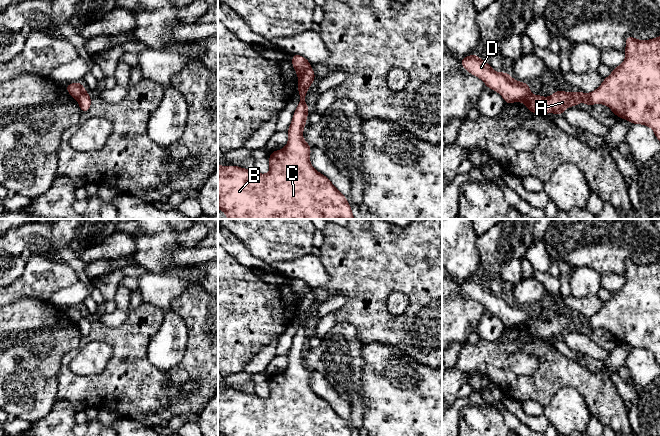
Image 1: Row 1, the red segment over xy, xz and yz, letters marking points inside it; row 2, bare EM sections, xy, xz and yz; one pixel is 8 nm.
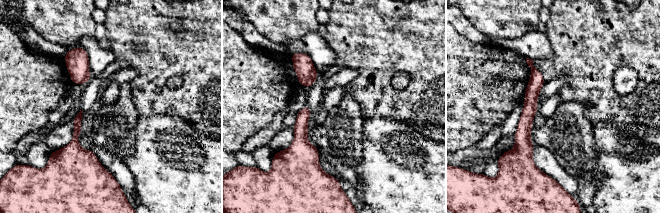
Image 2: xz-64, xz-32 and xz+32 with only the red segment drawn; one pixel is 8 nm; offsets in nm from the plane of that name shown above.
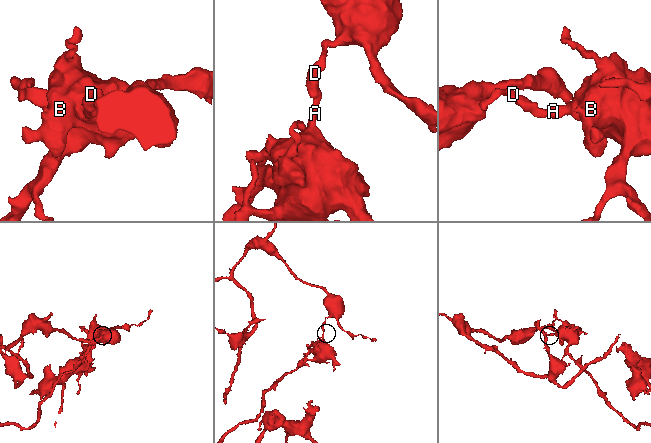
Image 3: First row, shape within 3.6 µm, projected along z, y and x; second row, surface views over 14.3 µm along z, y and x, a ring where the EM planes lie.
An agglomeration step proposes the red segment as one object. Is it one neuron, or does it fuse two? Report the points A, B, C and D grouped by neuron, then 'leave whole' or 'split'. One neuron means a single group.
A B C / D | split

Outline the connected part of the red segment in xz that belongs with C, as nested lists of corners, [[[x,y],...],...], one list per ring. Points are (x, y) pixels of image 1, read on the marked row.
[[[307,69],[298,84],[300,102],[287,130],[288,142],[283,149],[271,152],[270,170],[267,174],[260,174],[255,169],[249,170],[239,166],[218,164],[218,209],[226,214],[227,219],[355,219],[346,197],[310,162],[311,148],[303,138],[303,130],[310,110],[305,103],[305,96],[314,80],[314,70]]]

